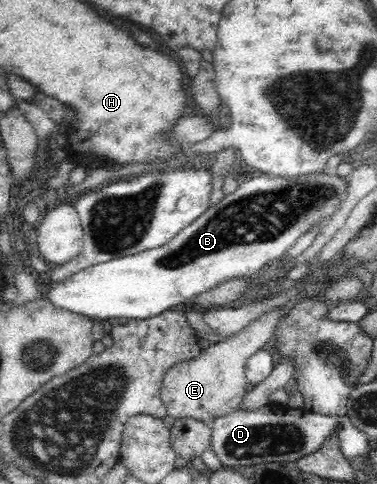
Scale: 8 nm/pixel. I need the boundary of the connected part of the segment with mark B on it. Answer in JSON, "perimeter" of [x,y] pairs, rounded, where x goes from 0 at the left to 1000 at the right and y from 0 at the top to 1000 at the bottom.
{"perimeter":[[[886,353],[788,368],[729,368],[724,362],[682,355],[645,360],[639,378],[618,397],[594,403],[576,421],[549,430],[533,448],[485,469],[430,510],[223,554],[194,570],[156,579],[156,587],[135,587],[125,599],[125,616],[138,632],[225,649],[281,669],[286,657],[385,661],[456,638],[469,628],[496,628],[533,603],[549,603],[597,579],[650,576],[708,556],[729,558],[737,533],[745,533],[764,512],[772,512],[772,504],[788,492],[798,492],[830,461],[851,455],[867,459],[886,446],[923,401],[920,370]]]}

